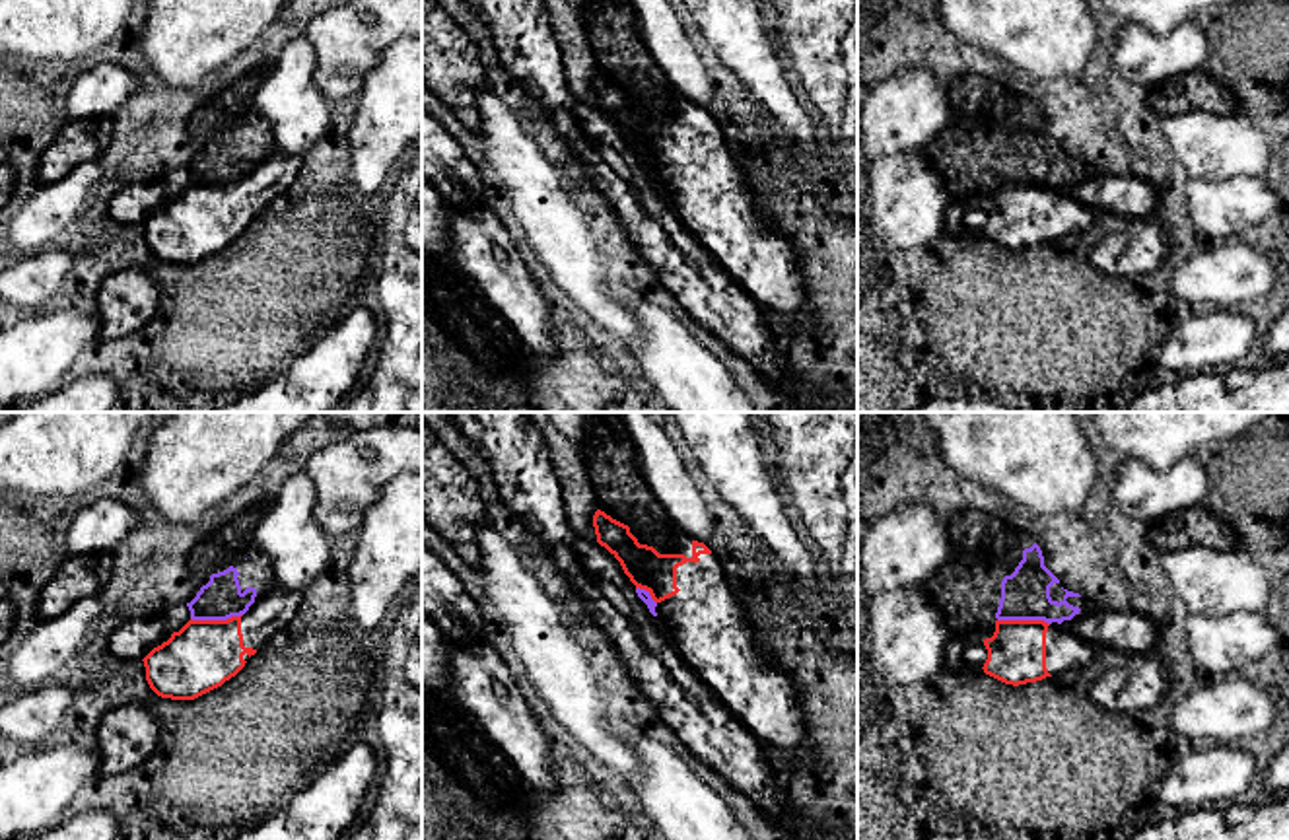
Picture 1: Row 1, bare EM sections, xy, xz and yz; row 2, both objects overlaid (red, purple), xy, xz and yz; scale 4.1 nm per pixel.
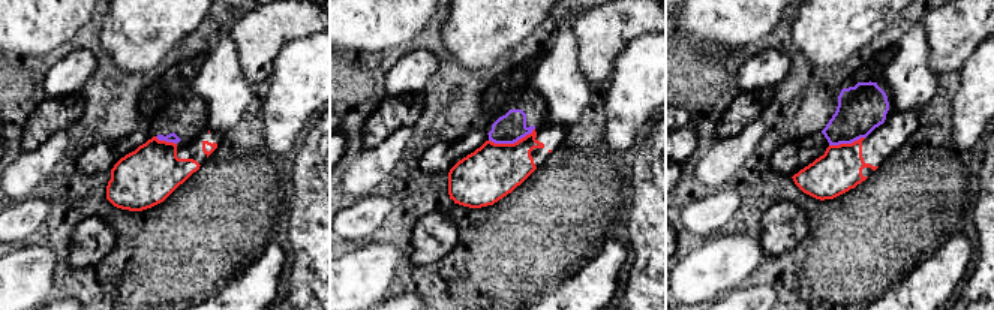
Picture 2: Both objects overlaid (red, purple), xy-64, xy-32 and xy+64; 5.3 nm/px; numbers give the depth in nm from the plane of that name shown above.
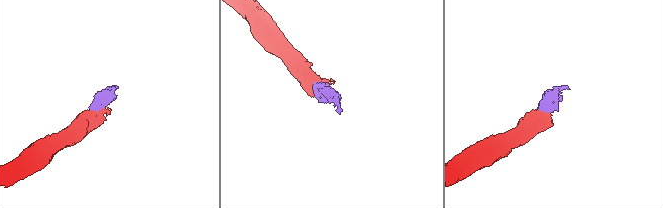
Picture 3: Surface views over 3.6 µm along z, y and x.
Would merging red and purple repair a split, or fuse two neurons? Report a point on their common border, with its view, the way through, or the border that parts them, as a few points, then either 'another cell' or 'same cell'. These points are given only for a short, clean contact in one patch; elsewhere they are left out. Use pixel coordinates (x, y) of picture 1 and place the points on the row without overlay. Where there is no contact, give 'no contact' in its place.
contact xy (216, 185); border xy (242, 177), (230, 183), (191, 183); another cell

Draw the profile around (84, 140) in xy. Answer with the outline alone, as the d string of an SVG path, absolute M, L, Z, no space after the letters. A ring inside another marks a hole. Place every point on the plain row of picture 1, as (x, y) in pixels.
M111 117L80 119L64 126L41 156L37 185L45 187L62 179L80 163L99 159L109 144L111 128Z

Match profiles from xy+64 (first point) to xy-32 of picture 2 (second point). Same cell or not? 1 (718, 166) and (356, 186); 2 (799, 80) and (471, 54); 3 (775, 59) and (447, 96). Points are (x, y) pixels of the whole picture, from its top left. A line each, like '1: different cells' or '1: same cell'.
1: same cell
2: different cells
3: different cells

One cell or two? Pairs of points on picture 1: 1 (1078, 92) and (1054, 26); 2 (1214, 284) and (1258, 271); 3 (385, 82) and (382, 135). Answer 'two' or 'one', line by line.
1: two
2: one
3: one

